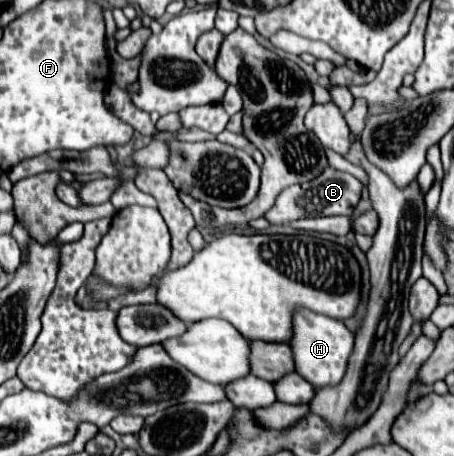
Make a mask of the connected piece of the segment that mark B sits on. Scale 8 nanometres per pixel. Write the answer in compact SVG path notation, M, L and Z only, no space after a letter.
M328 166L316 180L312 180L308 184L288 186L276 198L276 204L268 210L268 214L264 218L268 218L268 222L272 222L272 224L288 224L292 220L306 218L306 216L336 216L336 214L352 216L352 212L360 200L360 194L362 194L360 180L356 180L352 174L338 172Z

